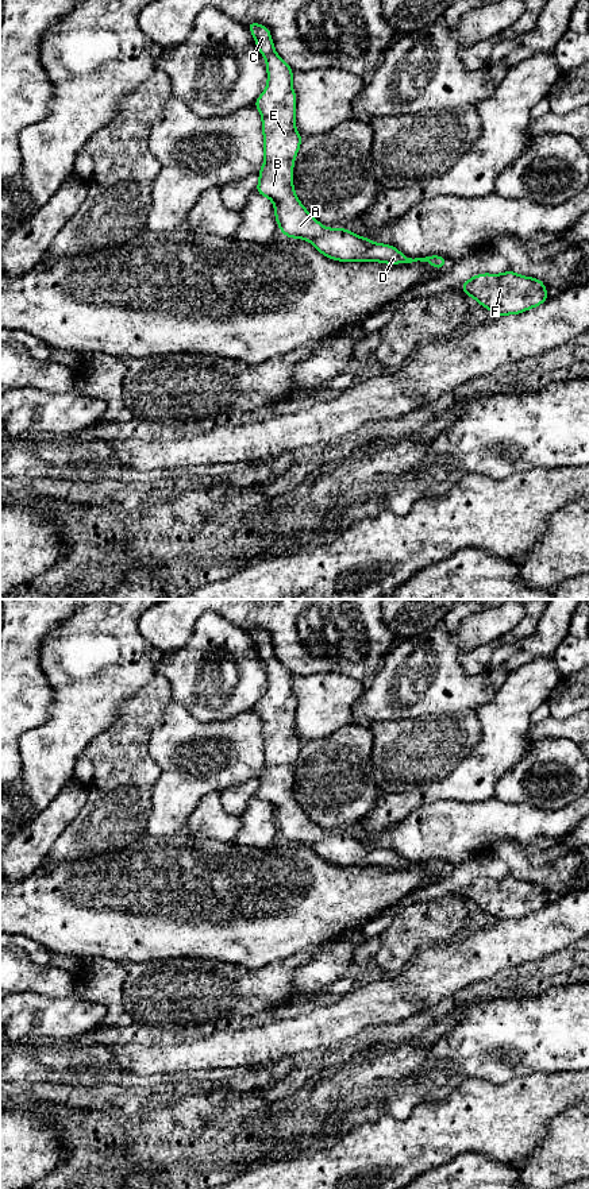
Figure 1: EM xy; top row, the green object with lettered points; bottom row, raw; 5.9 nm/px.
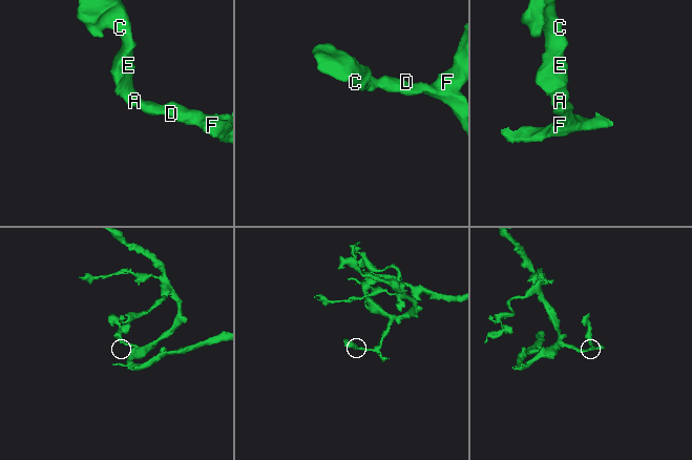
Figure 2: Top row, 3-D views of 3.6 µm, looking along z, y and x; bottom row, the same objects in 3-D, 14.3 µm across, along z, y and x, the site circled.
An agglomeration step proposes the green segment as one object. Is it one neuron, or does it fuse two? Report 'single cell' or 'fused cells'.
single cell

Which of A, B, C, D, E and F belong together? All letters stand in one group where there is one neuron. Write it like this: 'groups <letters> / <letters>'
groups A B C D E F

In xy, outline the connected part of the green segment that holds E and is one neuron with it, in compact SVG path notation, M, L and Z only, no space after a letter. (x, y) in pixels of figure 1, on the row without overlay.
M259 628L246 629L266 665L267 690L254 710L262 721L265 767L258 777L255 796L270 803L282 839L305 844L324 861L340 866L397 869L427 866L442 875L446 861L408 862L394 850L373 848L346 833L326 833L303 811L293 794L293 768L301 749L296 734L293 673L274 655L270 634Z

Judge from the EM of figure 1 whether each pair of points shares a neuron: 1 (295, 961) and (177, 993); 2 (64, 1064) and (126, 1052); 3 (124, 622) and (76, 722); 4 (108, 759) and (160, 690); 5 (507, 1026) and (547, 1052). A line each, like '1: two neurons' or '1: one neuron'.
1: one neuron
2: two neurons
3: one neuron
4: one neuron
5: one neuron

